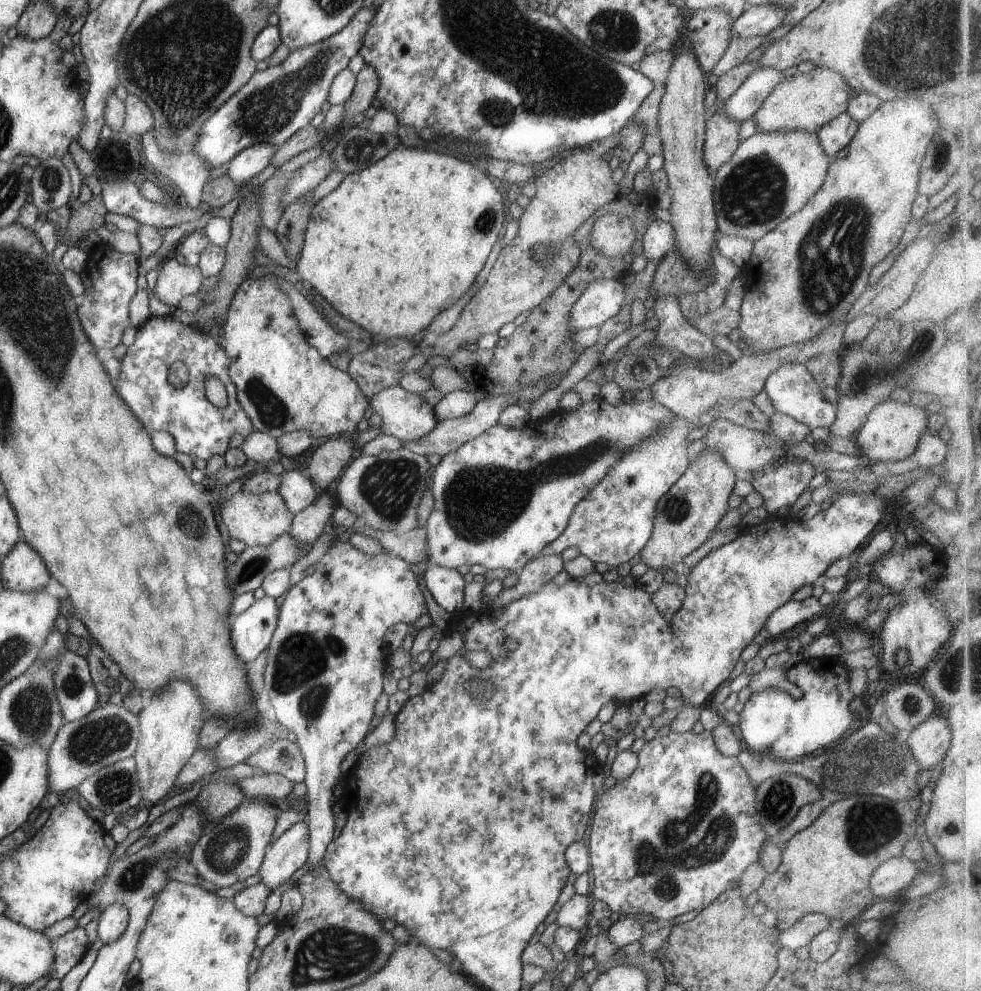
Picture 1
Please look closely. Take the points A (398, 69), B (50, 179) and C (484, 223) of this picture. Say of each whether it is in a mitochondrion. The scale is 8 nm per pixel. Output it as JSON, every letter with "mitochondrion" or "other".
{"A":"other","B":"mitochondrion","C":"mitochondrion"}

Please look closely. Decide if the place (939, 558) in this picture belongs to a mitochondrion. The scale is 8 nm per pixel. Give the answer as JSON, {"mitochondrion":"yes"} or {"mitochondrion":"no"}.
{"mitochondrion":"no"}

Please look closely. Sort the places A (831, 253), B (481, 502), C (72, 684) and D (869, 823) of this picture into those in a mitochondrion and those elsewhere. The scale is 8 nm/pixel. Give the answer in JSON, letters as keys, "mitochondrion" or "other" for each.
{"A":"mitochondrion","B":"mitochondrion","C":"mitochondrion","D":"mitochondrion"}

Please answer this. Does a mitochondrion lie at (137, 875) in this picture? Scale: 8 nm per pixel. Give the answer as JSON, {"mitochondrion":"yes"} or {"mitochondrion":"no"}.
{"mitochondrion":"yes"}

